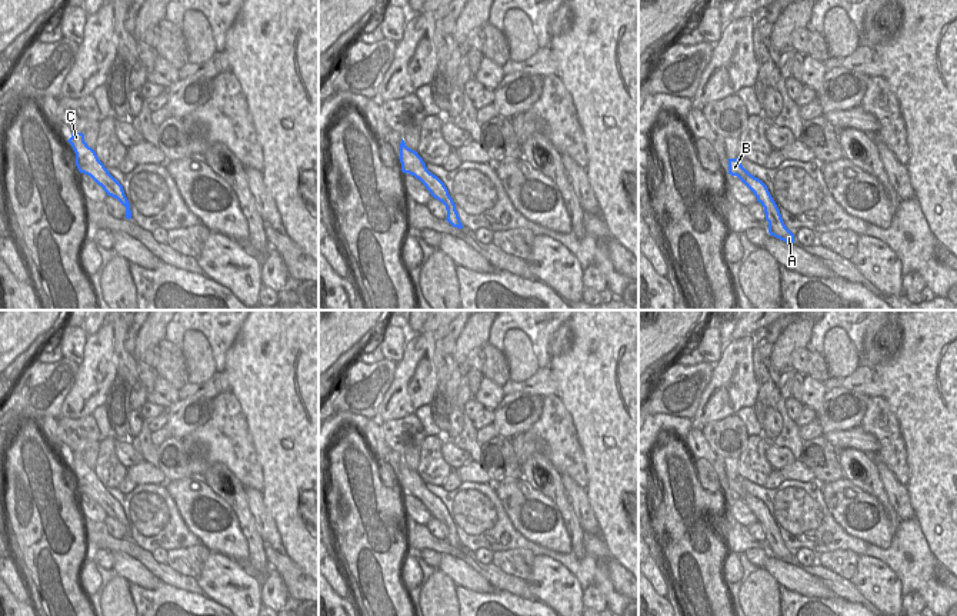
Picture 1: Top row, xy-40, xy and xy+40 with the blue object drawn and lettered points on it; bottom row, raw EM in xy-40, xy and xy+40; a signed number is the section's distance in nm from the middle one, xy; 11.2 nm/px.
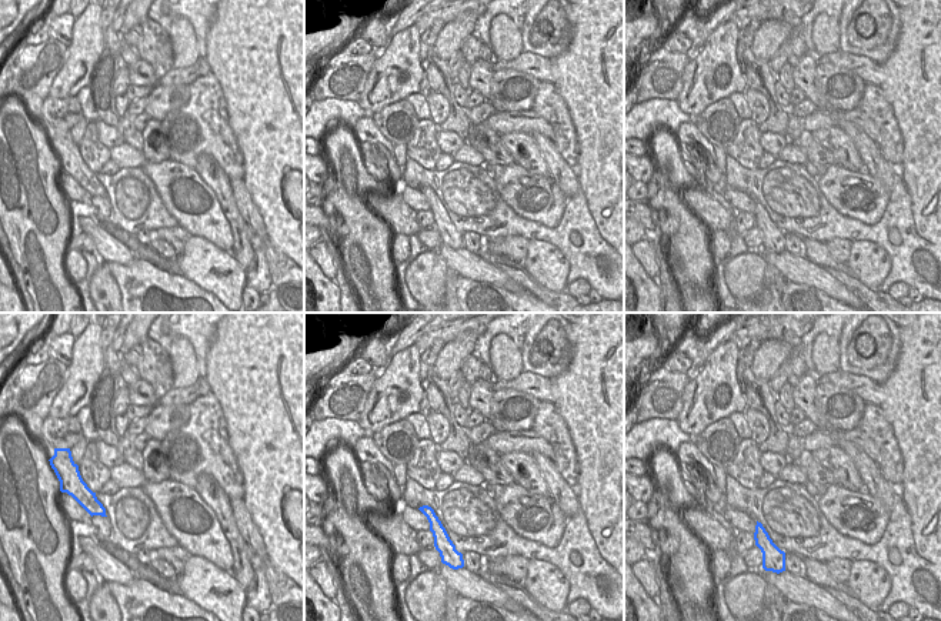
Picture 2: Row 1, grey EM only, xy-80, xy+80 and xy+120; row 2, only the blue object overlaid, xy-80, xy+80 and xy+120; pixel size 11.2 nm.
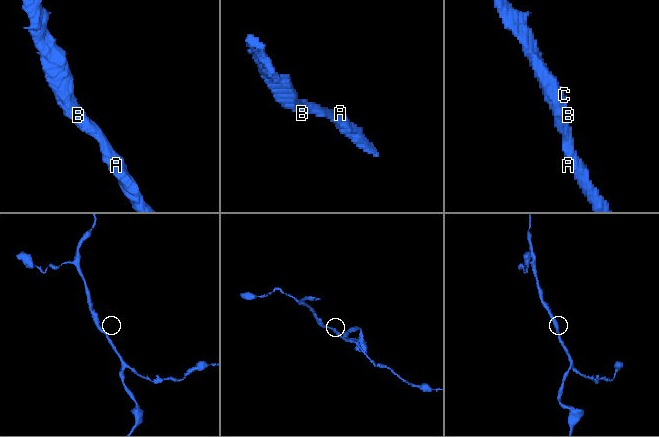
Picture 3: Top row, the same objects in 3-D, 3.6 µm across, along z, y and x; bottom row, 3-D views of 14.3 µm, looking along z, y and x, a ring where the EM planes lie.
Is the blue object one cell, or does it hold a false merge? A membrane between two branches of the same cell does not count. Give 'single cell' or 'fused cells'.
single cell

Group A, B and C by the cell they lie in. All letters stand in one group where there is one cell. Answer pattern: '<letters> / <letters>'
A B C

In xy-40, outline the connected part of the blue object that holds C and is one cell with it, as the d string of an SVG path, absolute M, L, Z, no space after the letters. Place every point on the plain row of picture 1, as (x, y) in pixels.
M71 453L67 460L76 473L76 486L80 493L90 496L107 516L117 519L126 527L126 539L131 539L130 523L124 515L123 506L116 500L104 485L99 480L96 472L87 466L83 453Z

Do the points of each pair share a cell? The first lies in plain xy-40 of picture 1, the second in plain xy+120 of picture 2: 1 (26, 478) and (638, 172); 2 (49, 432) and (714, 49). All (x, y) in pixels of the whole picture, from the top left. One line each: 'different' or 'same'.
1: different
2: different

